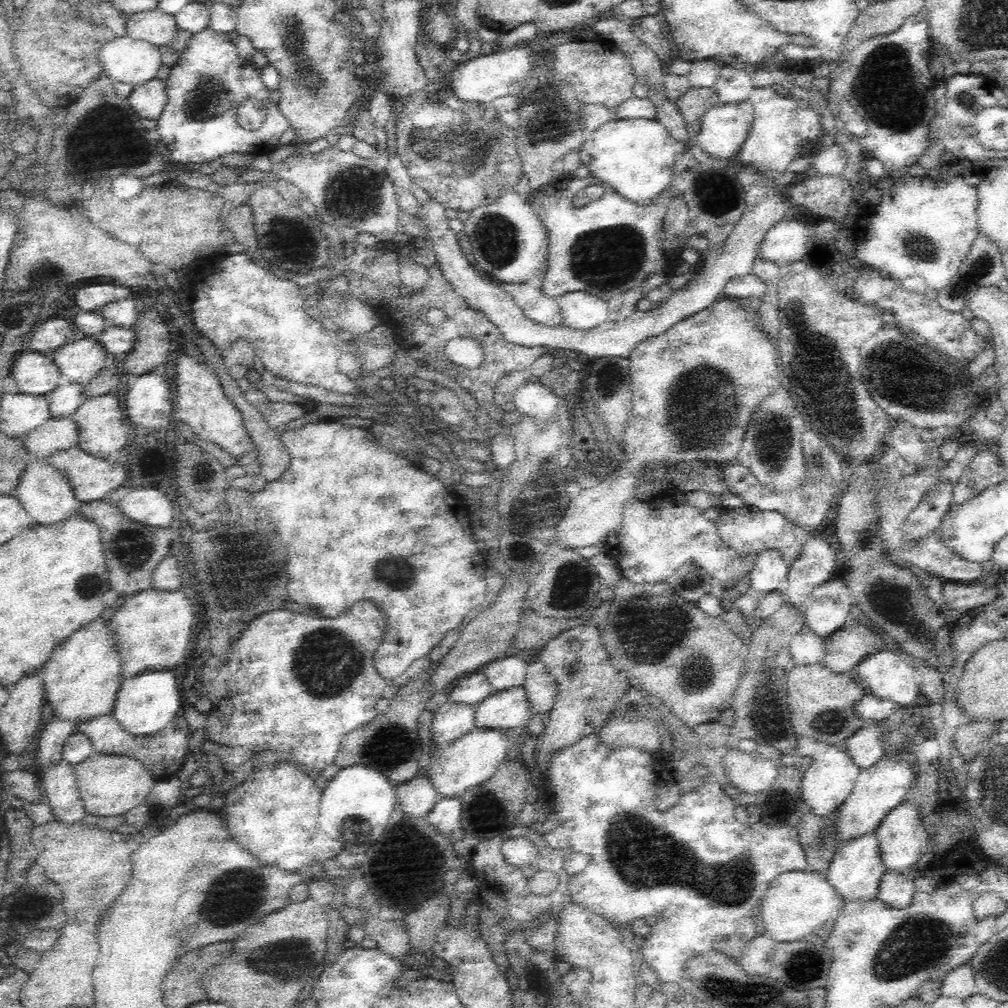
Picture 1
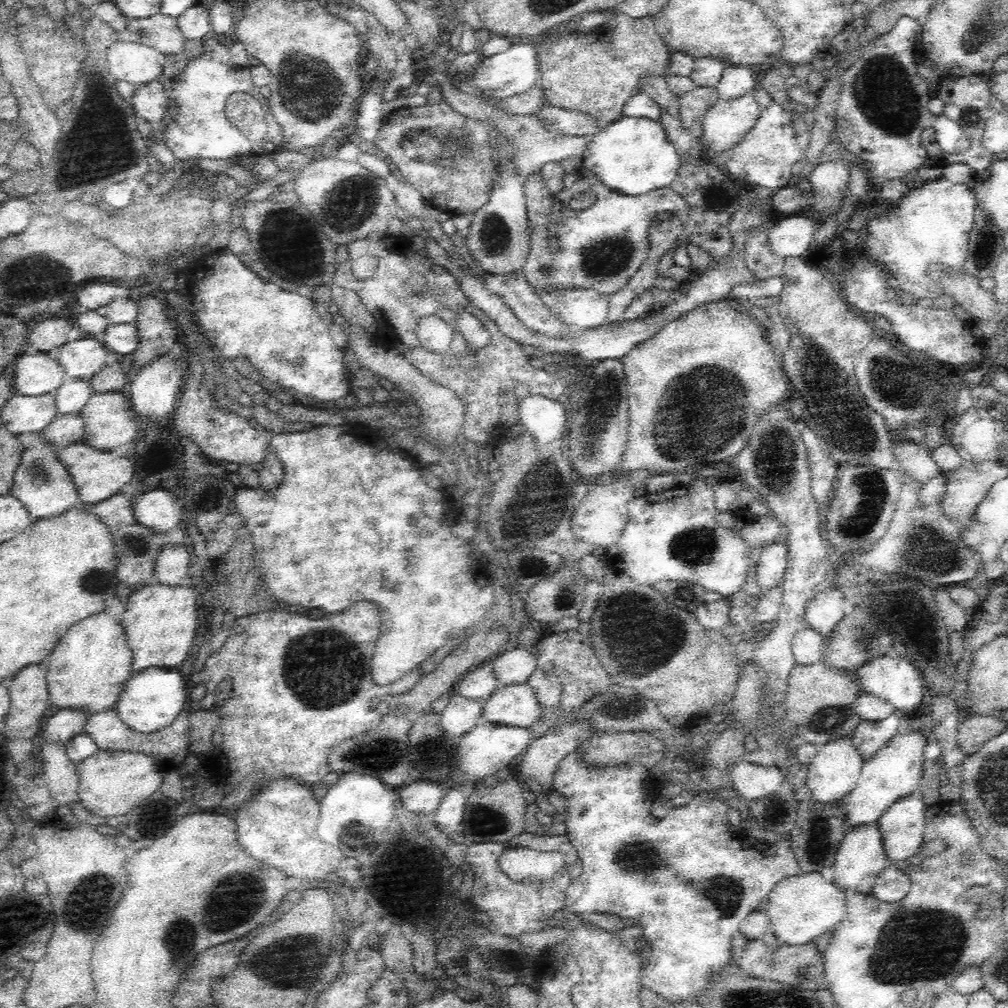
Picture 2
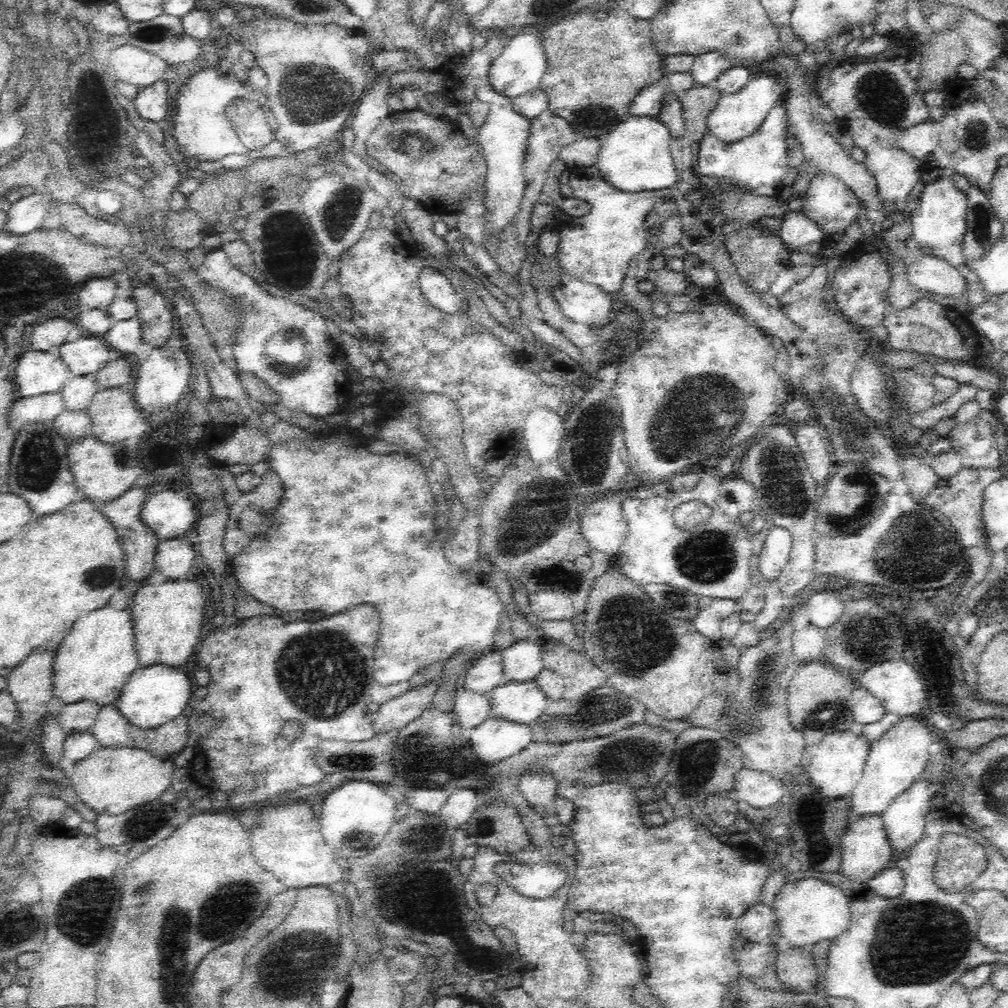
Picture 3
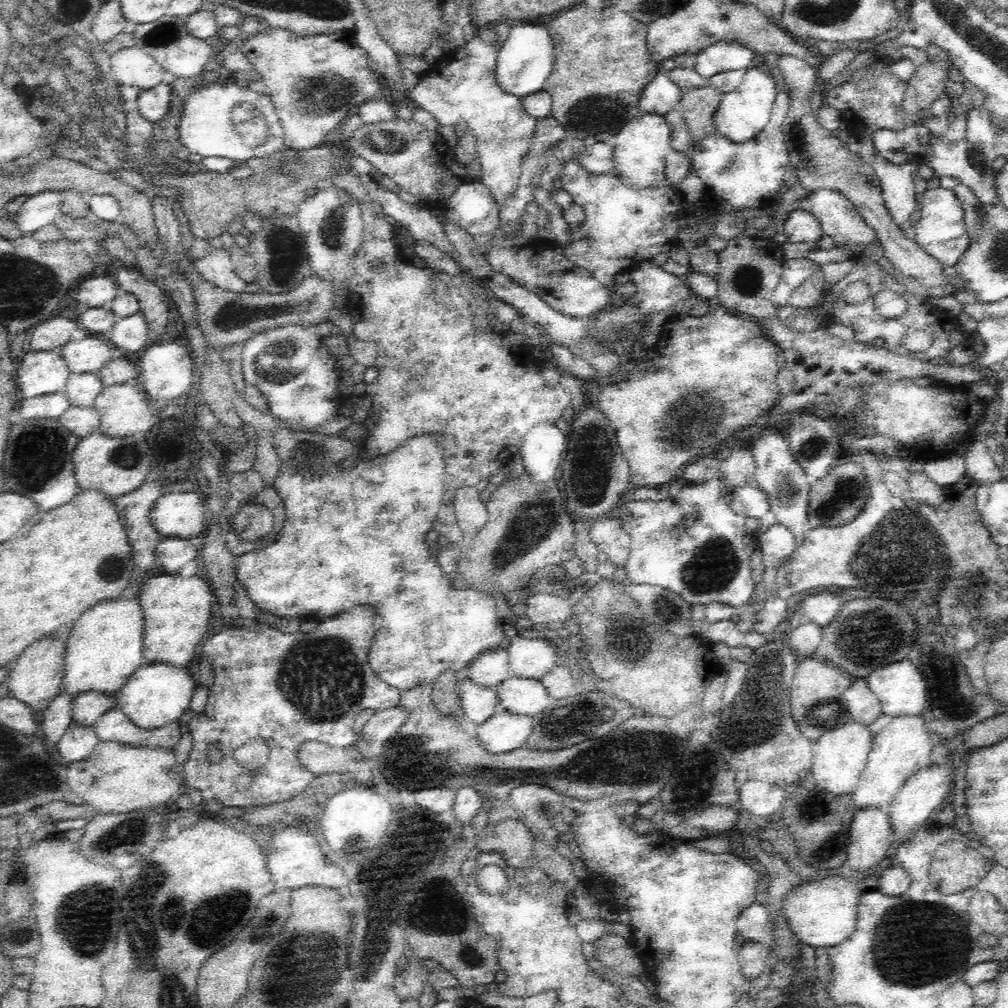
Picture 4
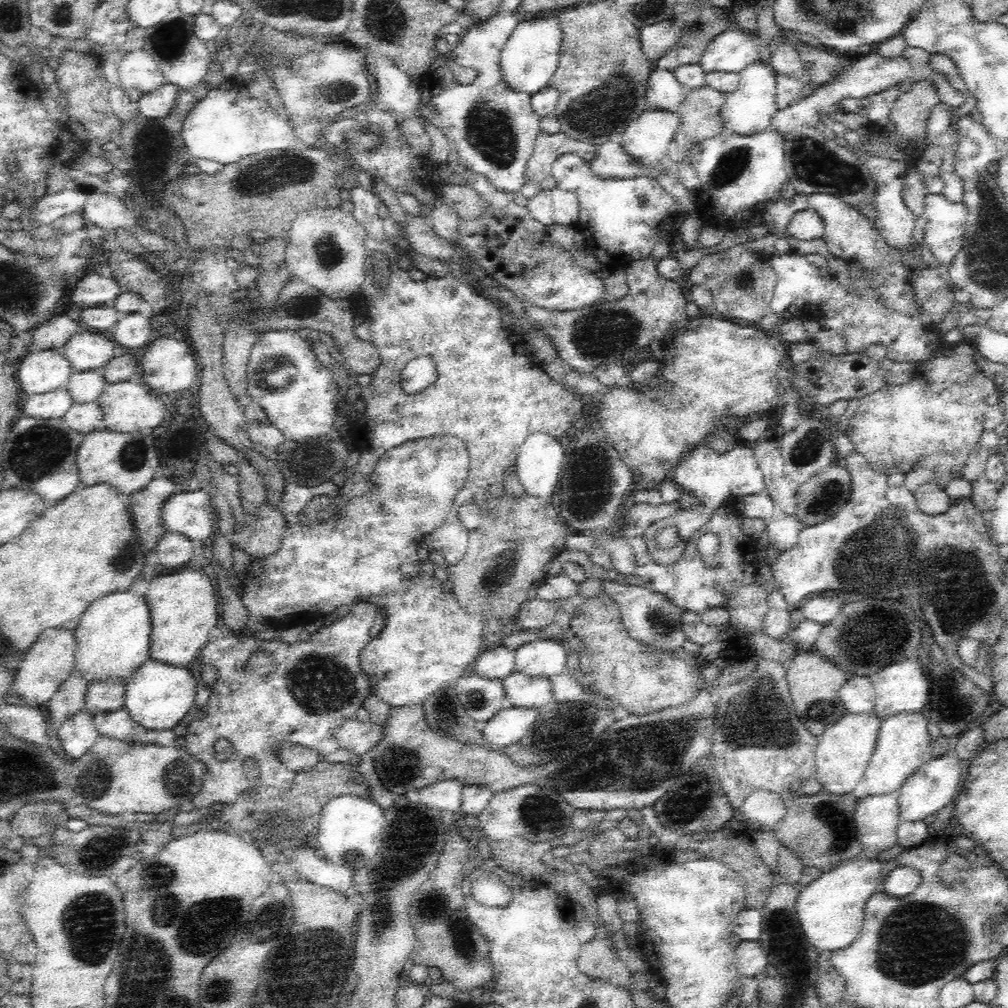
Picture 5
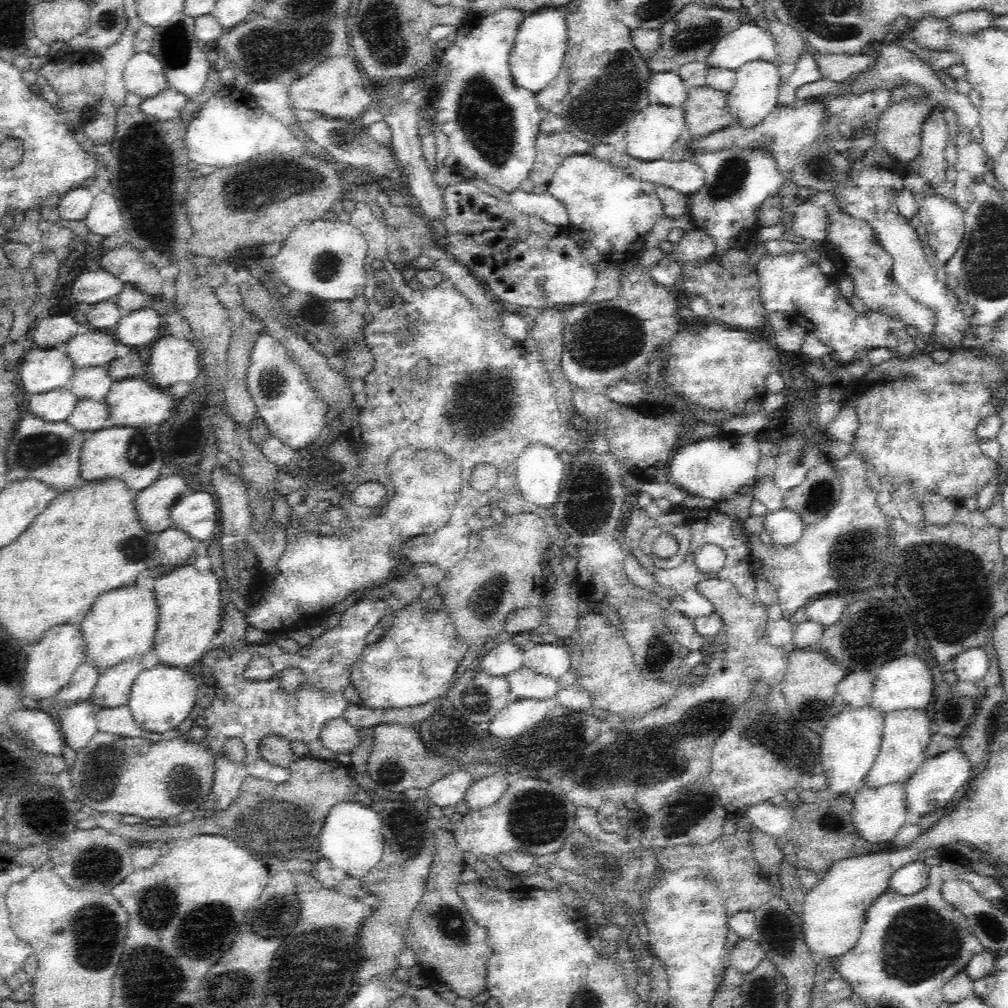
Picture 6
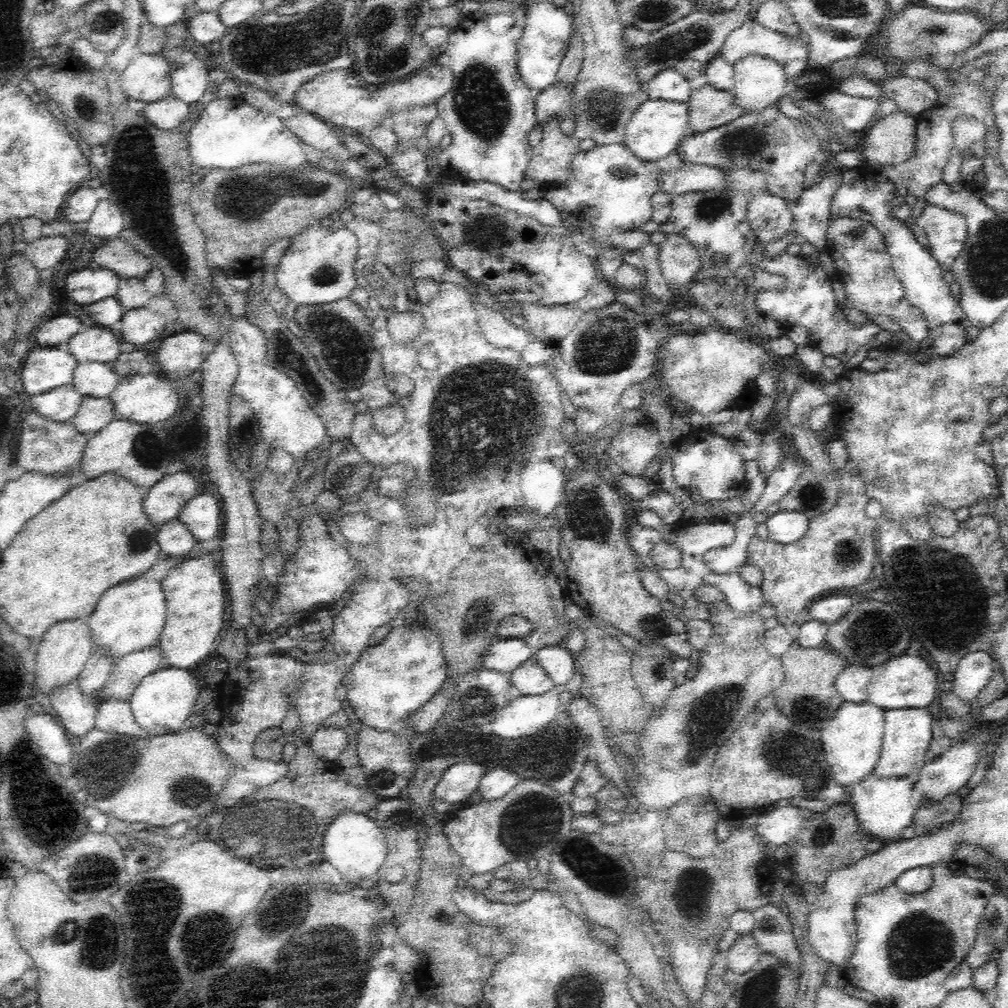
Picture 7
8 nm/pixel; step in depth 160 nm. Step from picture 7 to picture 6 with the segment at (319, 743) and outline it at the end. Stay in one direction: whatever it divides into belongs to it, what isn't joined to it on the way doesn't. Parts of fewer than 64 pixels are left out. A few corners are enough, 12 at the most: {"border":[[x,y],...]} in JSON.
{"border":[[343,716],[329,720],[321,742],[350,754],[360,744],[359,729]]}

